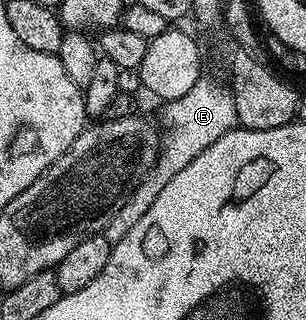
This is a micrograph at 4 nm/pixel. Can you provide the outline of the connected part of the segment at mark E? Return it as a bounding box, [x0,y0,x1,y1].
[104,78,238,242]

